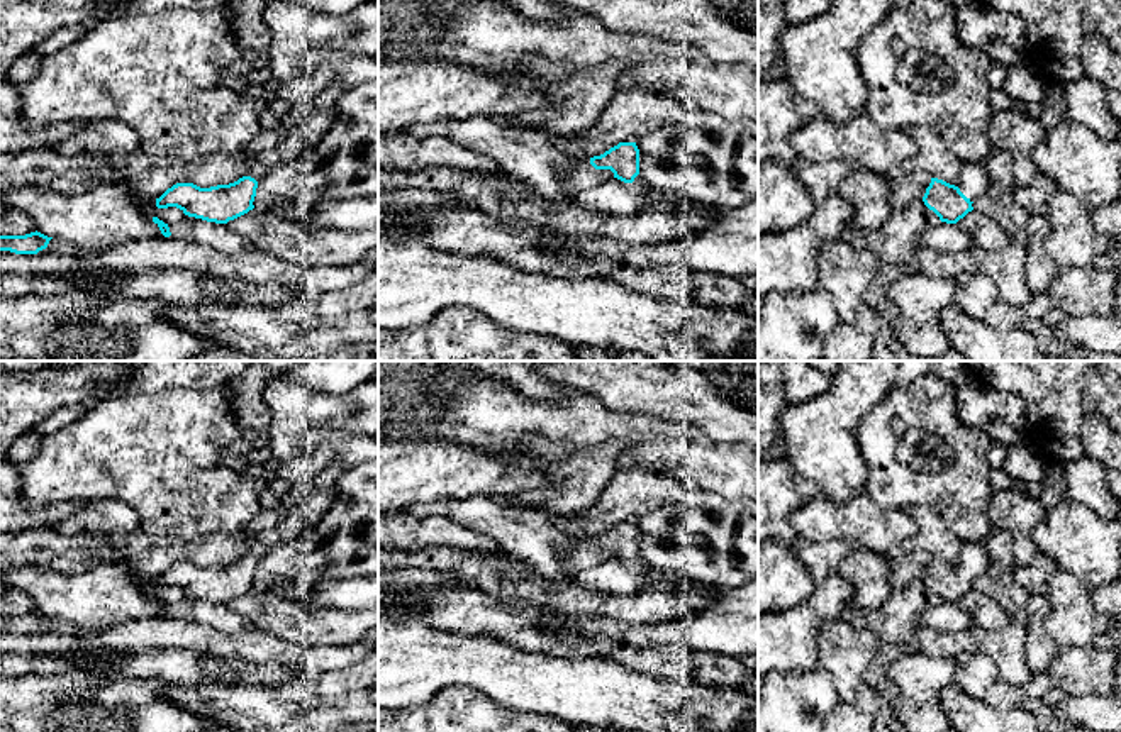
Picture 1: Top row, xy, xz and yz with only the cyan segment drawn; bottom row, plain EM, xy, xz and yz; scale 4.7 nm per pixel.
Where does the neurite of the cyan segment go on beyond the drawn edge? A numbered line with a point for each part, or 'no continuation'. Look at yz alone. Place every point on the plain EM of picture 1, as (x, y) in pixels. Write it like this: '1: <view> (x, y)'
1: yz (974, 560)

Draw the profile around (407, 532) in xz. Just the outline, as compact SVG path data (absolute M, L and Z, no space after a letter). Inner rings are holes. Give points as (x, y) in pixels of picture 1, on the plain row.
M385 513L378 517L378 547L383 551L422 551L448 546L480 554L505 554L490 537L455 524L448 517Z

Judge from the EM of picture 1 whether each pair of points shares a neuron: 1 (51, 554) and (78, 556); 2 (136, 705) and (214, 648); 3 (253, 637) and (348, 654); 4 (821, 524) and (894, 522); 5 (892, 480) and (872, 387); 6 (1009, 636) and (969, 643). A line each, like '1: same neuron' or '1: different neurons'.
1: same neuron
2: different neurons
3: same neuron
4: same neuron
5: different neurons
6: different neurons

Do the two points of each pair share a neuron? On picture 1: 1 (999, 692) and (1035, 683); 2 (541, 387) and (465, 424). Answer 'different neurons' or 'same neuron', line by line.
1: same neuron
2: different neurons

